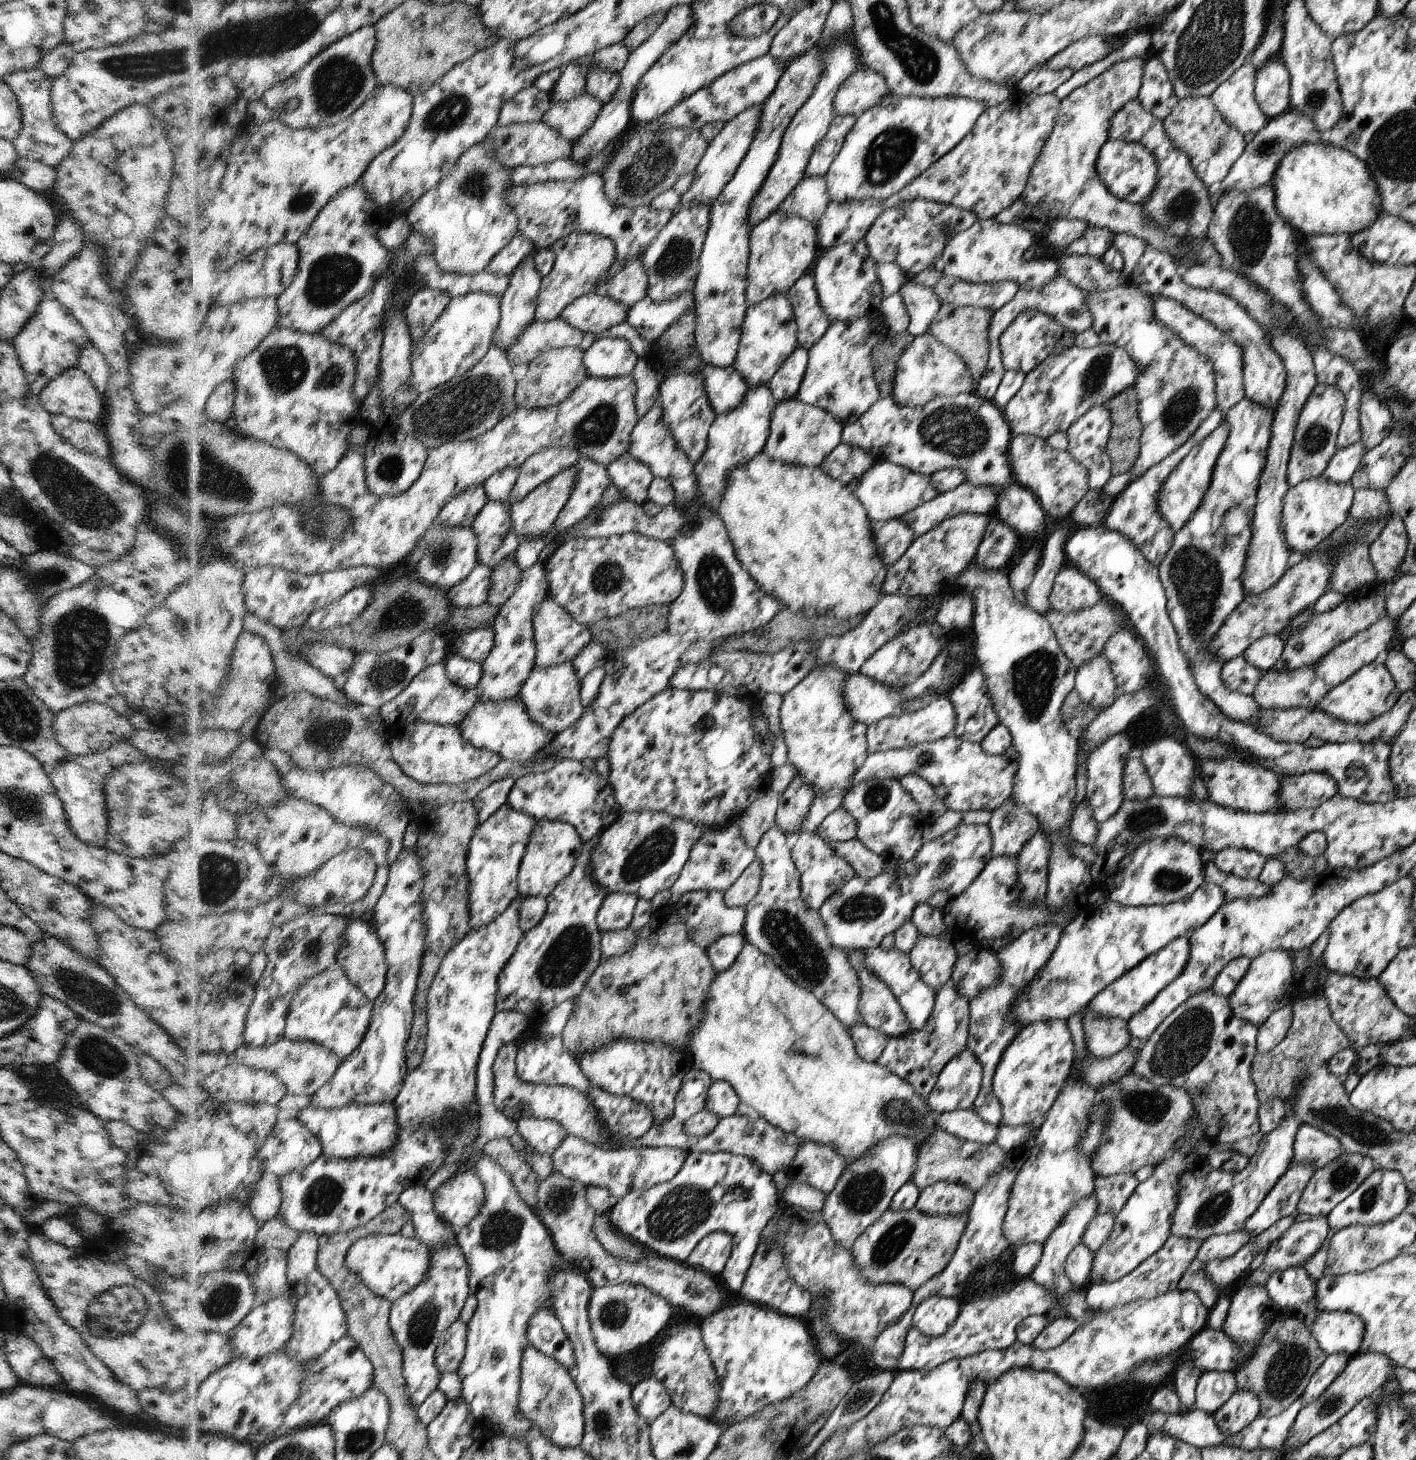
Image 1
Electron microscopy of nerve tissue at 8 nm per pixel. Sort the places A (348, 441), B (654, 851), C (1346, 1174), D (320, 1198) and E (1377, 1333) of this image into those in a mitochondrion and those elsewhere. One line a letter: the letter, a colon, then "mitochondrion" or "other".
A: other
B: mitochondrion
C: mitochondrion
D: mitochondrion
E: other

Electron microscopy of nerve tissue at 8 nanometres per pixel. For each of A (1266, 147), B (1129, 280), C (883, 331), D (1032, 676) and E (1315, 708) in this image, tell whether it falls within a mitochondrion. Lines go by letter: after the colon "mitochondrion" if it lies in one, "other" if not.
A: mitochondrion
B: other
C: other
D: mitochondrion
E: other

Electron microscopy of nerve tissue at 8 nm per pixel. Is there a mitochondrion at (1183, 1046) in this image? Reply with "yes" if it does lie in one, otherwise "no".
yes

